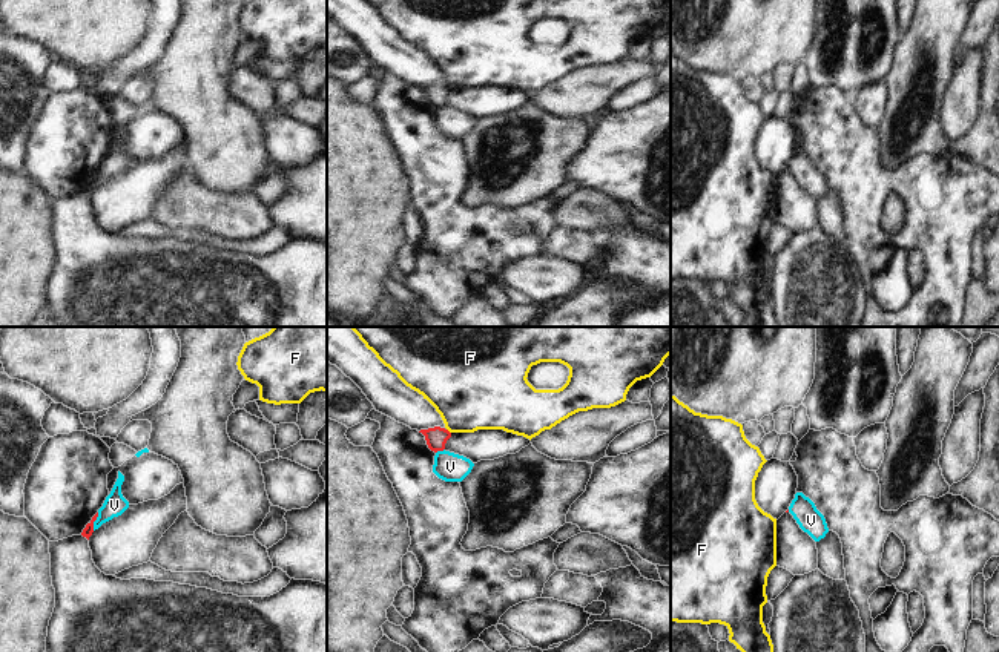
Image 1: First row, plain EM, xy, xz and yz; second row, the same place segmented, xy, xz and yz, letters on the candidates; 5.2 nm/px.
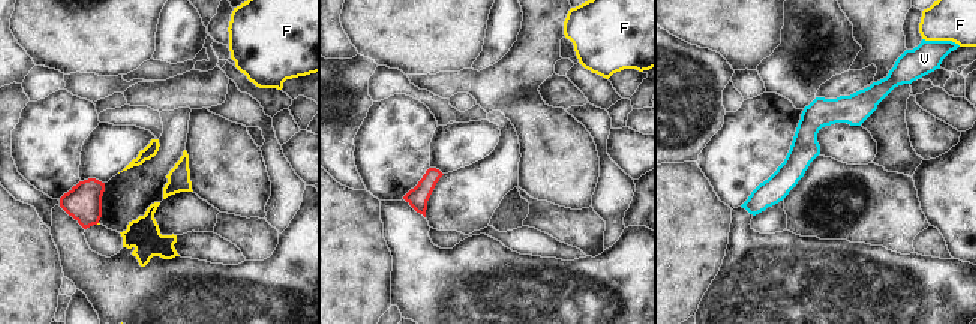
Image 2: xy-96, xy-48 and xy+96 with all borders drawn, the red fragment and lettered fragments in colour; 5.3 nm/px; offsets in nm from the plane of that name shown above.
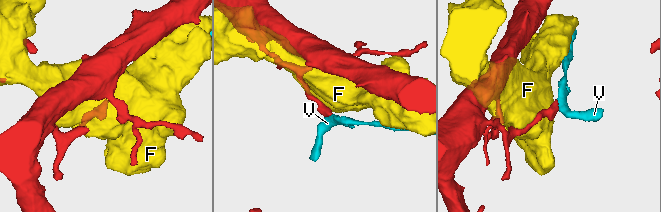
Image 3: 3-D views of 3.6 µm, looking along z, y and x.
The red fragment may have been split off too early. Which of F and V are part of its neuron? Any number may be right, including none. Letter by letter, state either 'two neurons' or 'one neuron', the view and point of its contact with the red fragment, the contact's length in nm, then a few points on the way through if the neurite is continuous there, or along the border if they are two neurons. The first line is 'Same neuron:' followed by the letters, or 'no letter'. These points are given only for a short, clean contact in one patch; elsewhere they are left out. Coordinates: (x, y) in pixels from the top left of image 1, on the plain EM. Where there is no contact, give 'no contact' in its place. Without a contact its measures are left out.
Same neuron: no letter
F: two neurons; meets red in xz at (448, 88); contact 40 nm long
V: two neurons; meets red in xy at (94, 177); contact 100 nm long; border along xy (98, 169), (92, 186)

